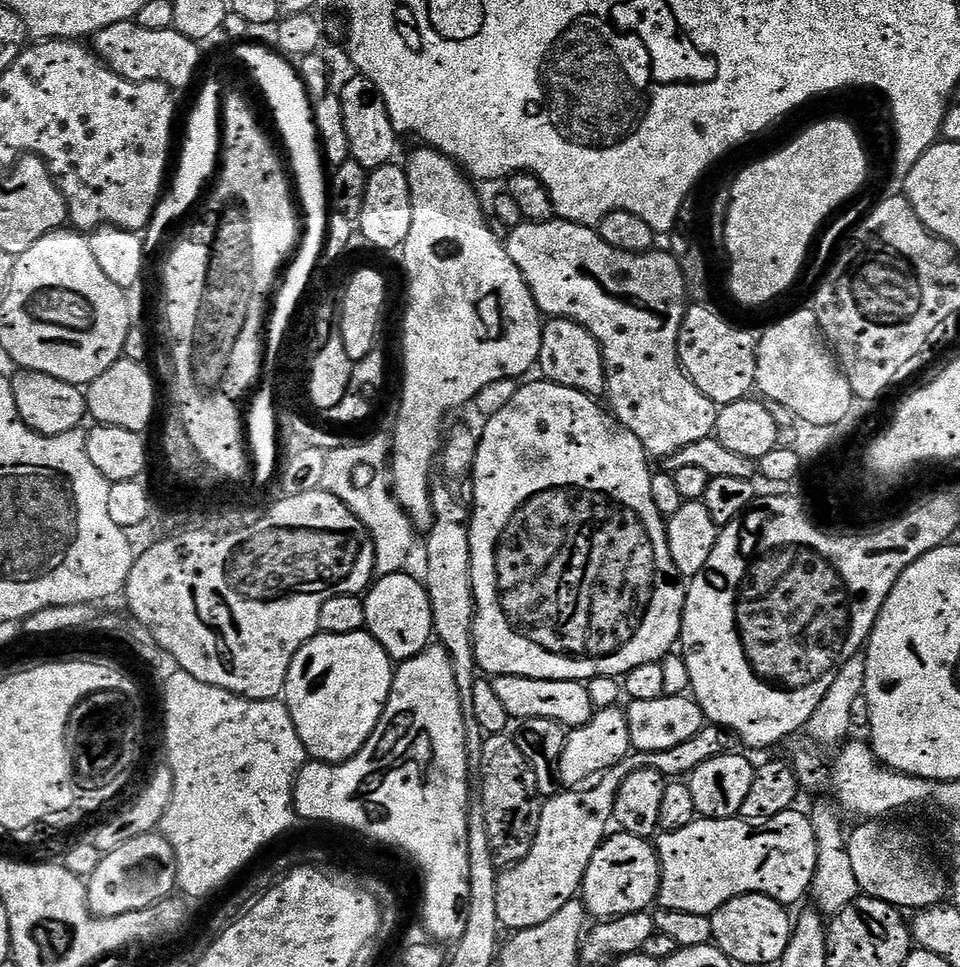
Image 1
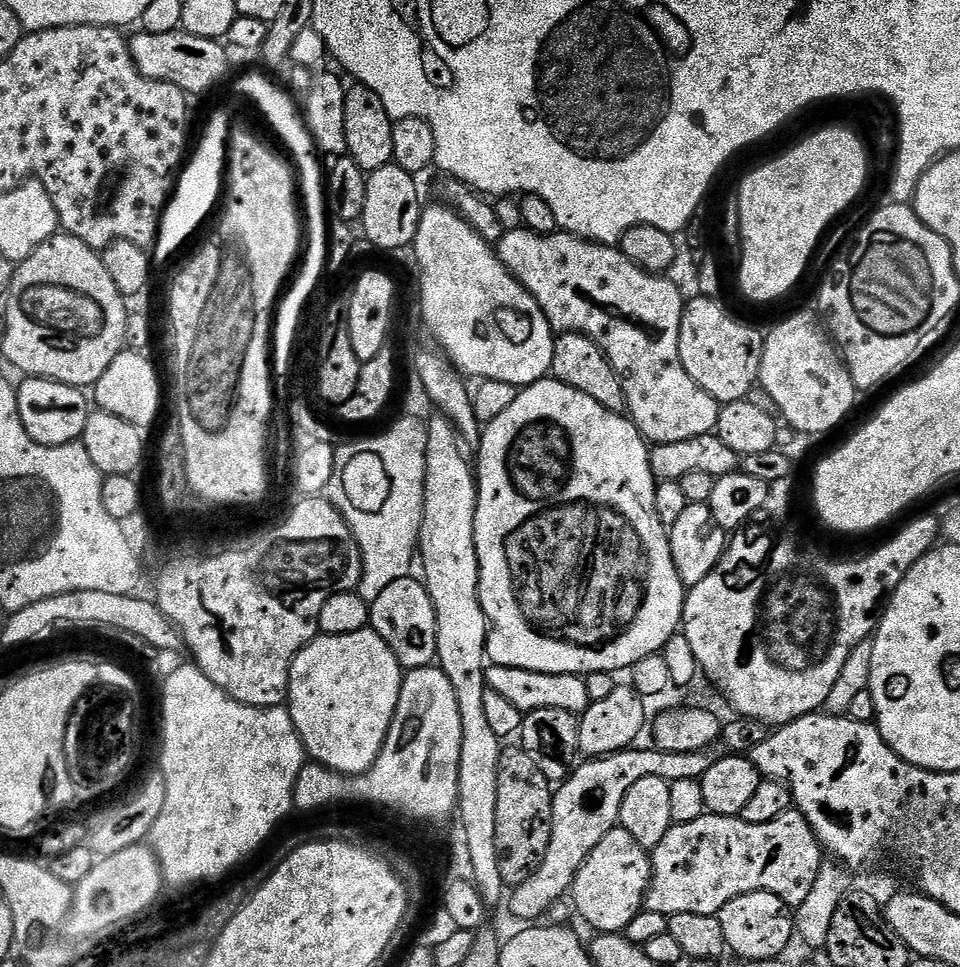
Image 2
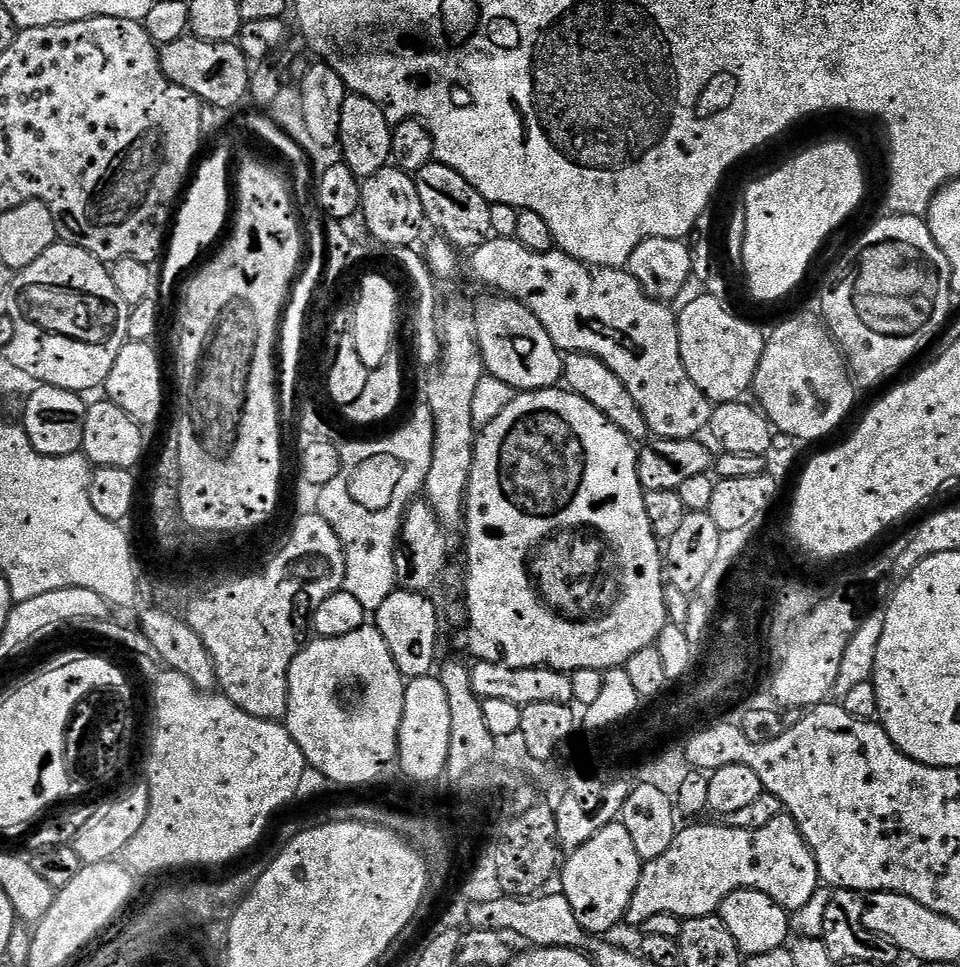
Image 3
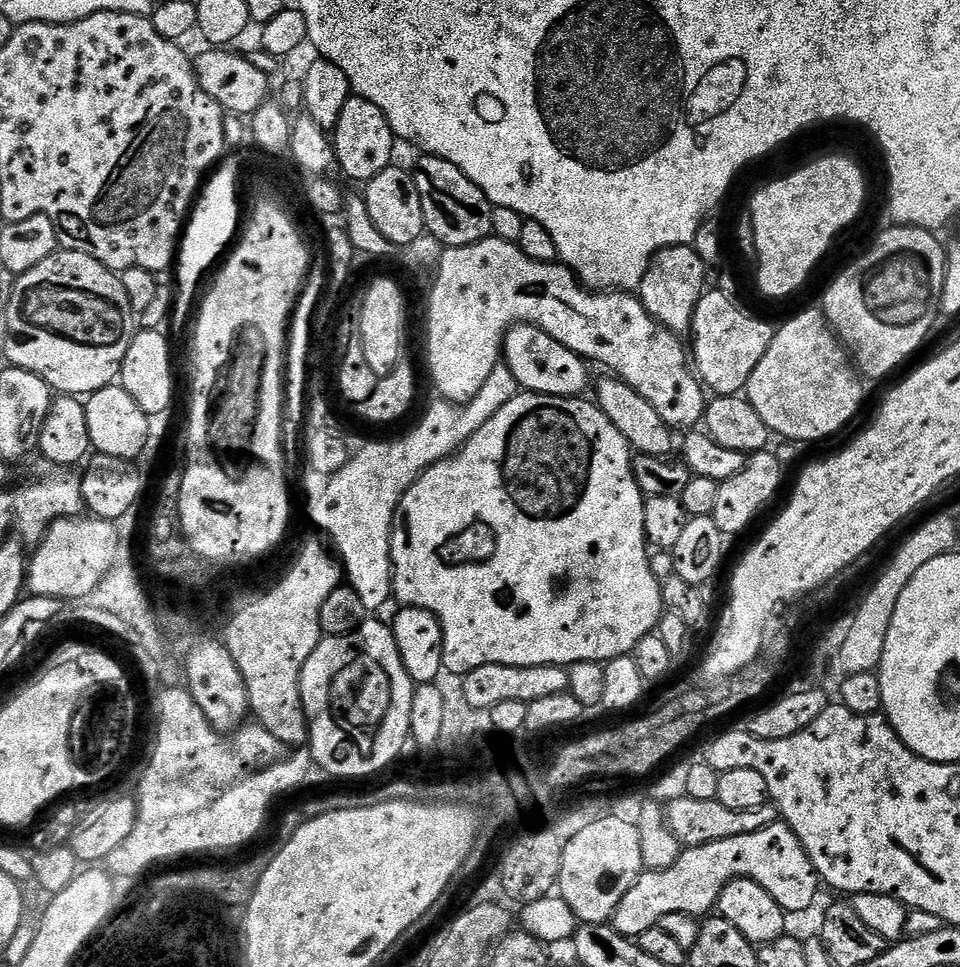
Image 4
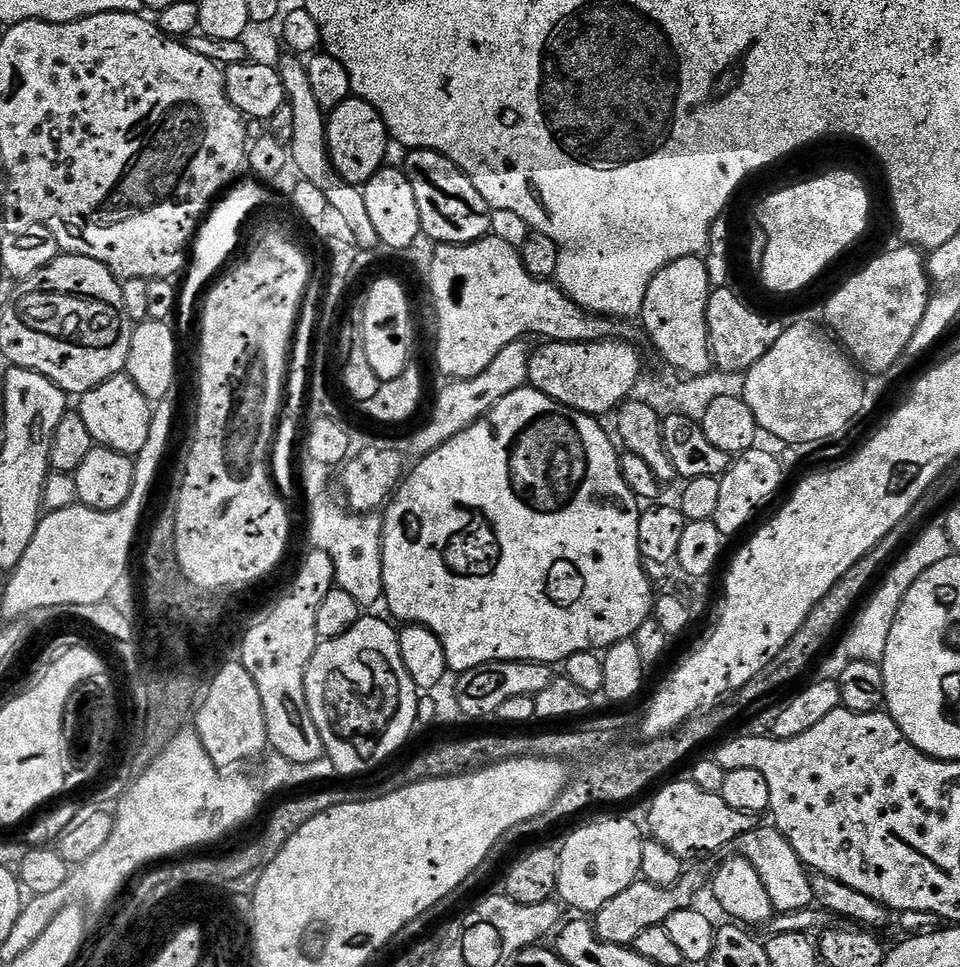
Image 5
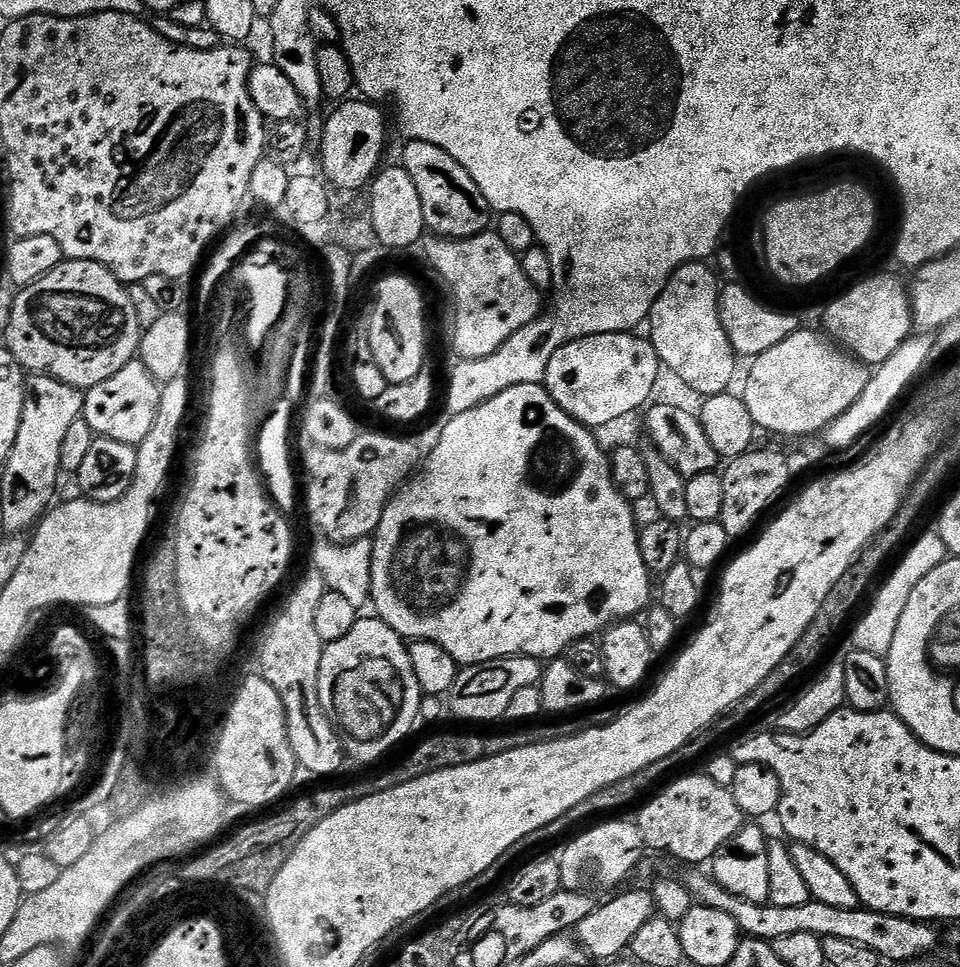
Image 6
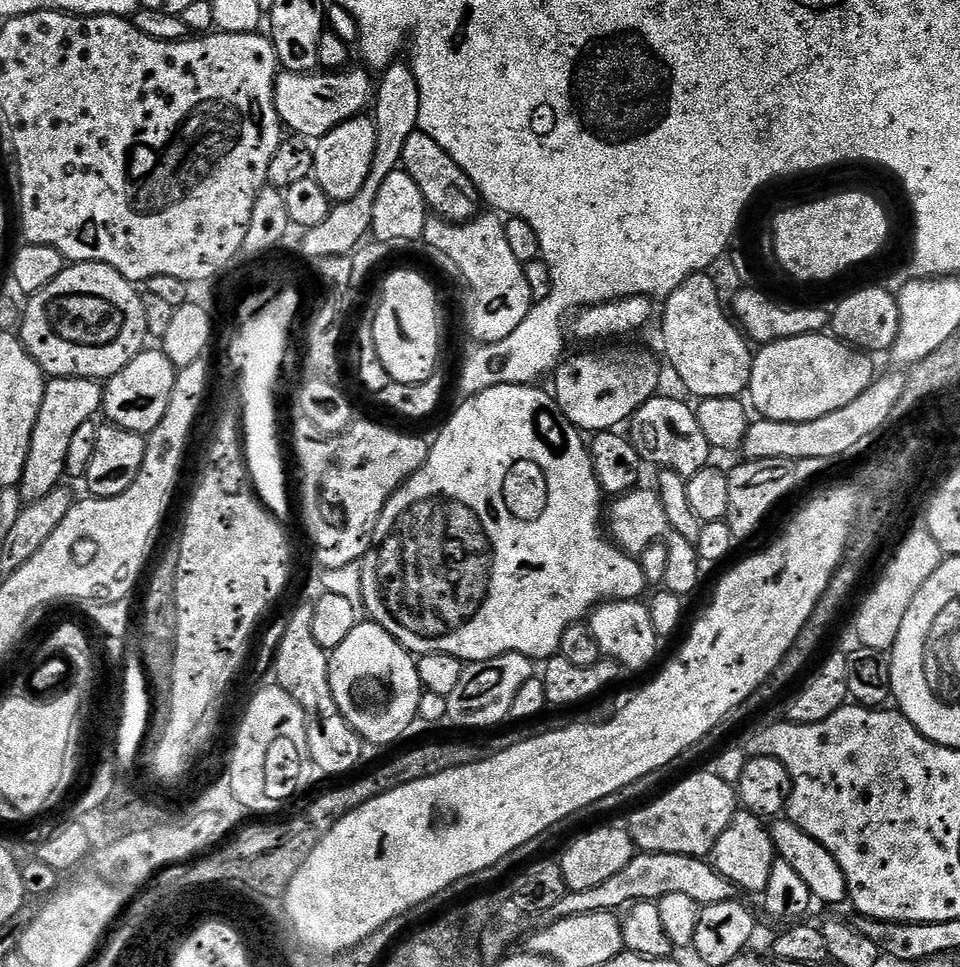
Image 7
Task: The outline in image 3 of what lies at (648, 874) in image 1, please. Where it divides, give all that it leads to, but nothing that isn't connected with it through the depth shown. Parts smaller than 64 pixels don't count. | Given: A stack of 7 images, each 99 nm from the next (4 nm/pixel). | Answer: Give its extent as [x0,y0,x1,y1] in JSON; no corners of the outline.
[558,822,642,937]

